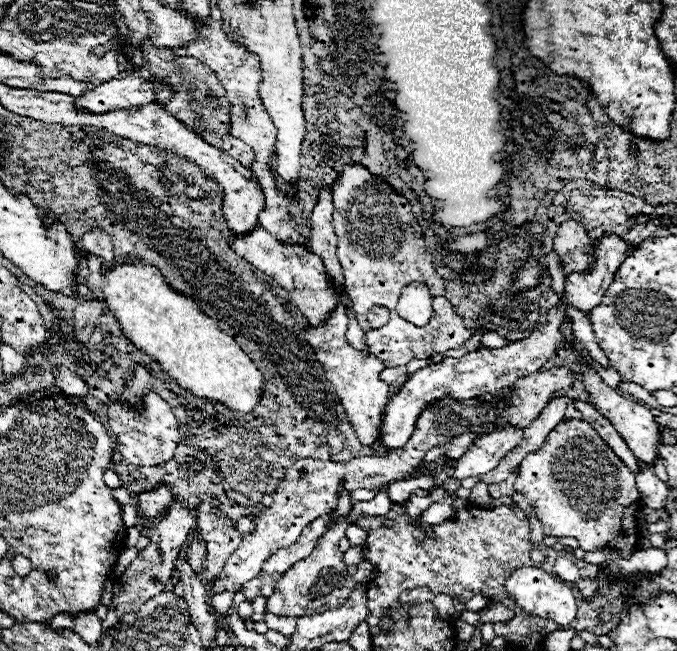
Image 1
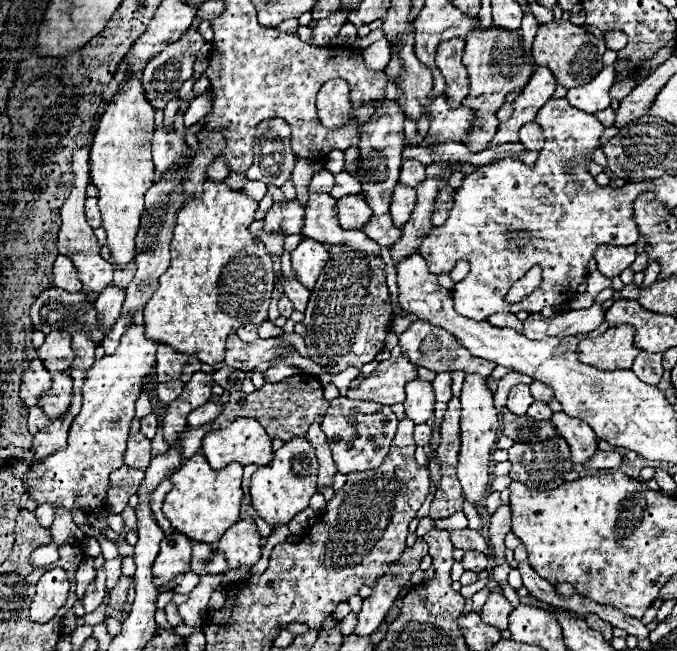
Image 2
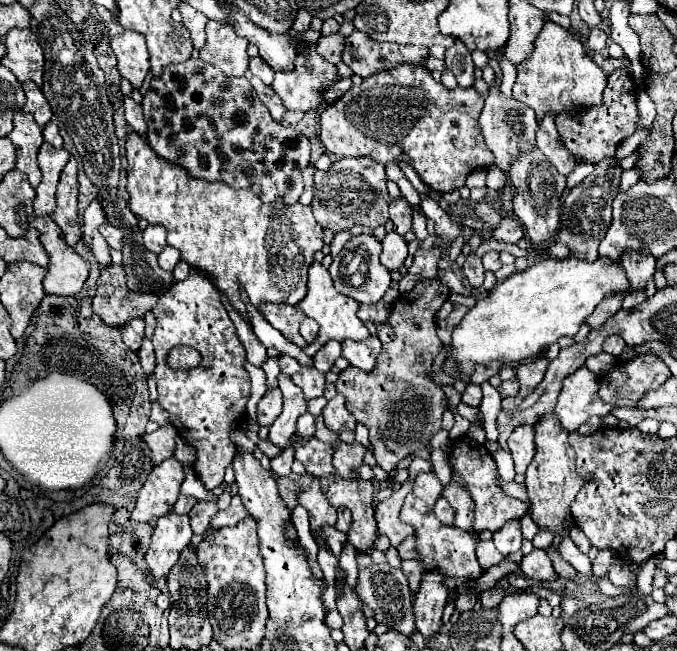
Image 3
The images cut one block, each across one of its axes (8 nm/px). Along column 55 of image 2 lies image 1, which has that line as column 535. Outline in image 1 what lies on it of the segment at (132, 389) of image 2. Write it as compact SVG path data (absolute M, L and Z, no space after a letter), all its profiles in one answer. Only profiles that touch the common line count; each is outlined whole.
M562 420L550 438L542 444L542 450L530 454L522 468L518 468L518 480L514 490L528 498L538 510L544 534L554 538L574 538L586 552L592 550L618 550L622 558L630 558L638 550L636 514L640 510L640 492L634 482L634 474L622 464L622 460L610 450L610 446L596 434L590 424L582 420Z

